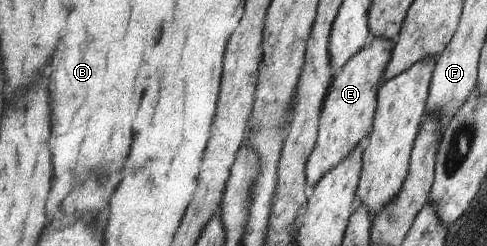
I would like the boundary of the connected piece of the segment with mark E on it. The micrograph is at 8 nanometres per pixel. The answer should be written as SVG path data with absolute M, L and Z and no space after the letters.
M371 37L356 55L344 63L342 71L333 77L324 104L321 106L321 119L317 128L317 141L306 159L305 178L313 186L354 149L363 144L371 131L374 117L376 90L382 81L382 73L390 59L393 42L381 37Z

